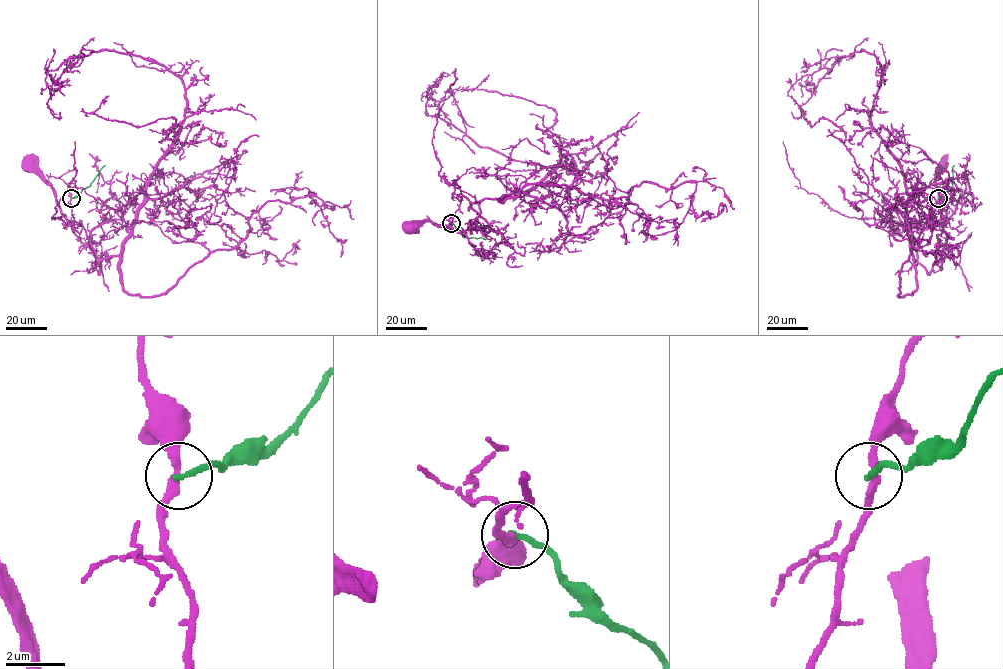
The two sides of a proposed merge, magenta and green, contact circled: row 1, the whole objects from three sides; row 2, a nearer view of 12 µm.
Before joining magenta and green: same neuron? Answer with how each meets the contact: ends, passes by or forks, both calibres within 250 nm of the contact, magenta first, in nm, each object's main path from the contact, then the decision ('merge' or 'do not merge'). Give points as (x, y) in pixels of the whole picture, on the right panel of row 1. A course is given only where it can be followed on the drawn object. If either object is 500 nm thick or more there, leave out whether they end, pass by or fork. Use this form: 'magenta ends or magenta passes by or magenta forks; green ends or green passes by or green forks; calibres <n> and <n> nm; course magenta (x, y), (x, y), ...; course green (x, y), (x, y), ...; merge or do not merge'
magenta passes by; green ends; calibres 280 and 200 nm; course magenta (938, 198), (929, 219), (910, 224), (917, 260), (928, 274), (947, 241), (934, 185), (935, 171), (942, 166); course green (937, 198), (953, 187), (954, 165); do not merge

